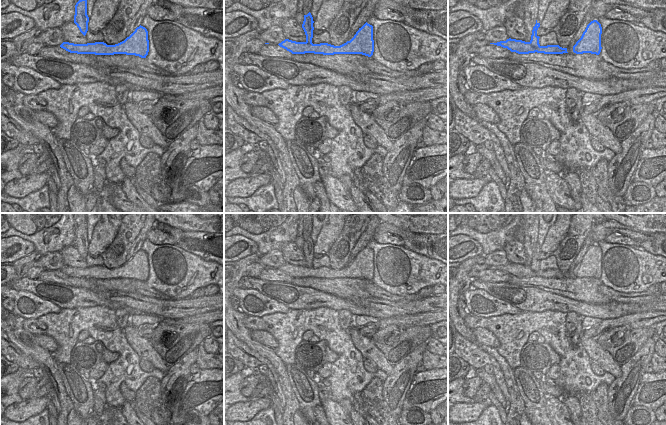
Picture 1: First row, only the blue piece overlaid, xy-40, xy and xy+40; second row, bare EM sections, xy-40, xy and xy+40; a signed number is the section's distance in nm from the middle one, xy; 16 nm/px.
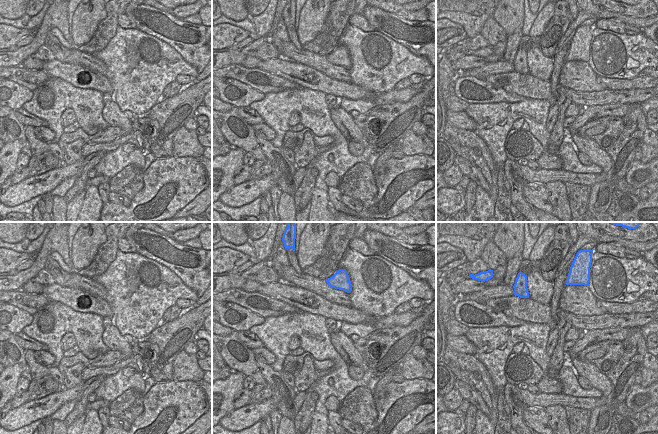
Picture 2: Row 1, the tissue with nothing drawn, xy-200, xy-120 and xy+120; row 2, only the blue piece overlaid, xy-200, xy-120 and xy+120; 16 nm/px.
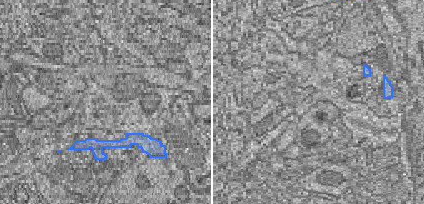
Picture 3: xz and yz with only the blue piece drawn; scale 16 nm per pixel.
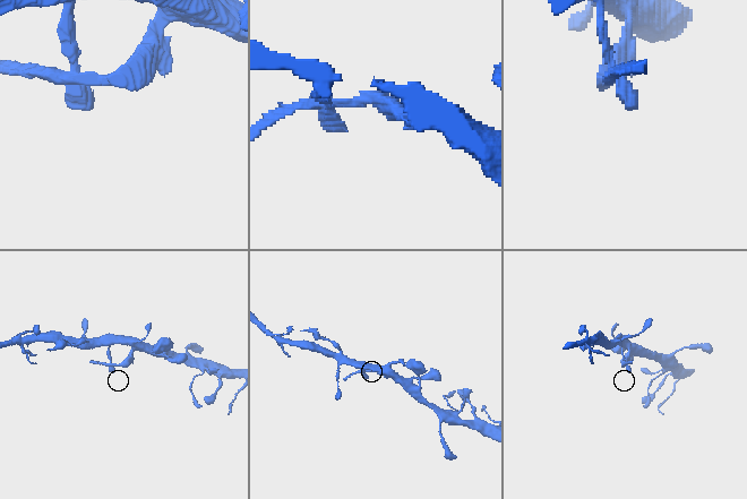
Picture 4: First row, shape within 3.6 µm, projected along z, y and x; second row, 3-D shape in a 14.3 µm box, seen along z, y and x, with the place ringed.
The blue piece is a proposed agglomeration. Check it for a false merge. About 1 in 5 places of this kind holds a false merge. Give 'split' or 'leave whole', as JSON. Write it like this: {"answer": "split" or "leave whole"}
{"answer": "leave whole"}

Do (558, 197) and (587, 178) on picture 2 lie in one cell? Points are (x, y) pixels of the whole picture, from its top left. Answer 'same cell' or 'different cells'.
different cells

